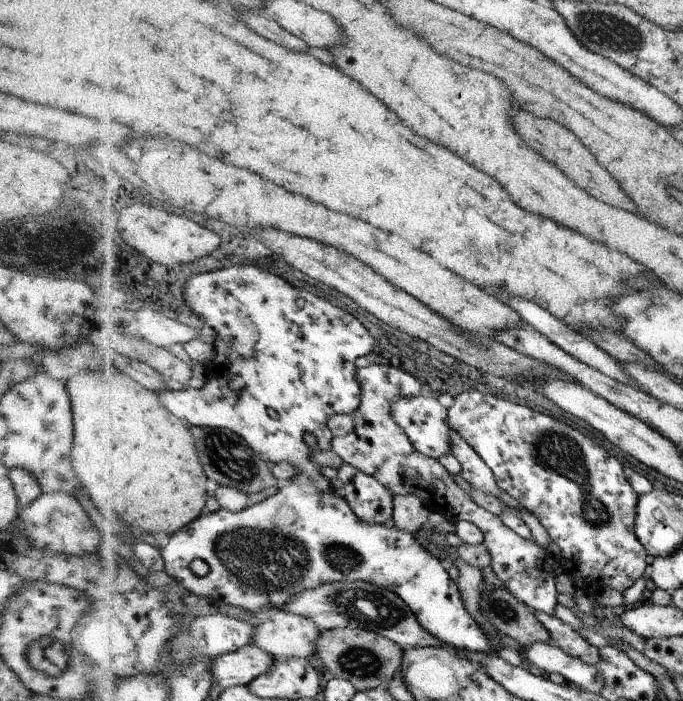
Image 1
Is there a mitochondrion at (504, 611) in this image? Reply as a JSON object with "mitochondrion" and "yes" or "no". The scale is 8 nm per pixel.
{"mitochondrion":"yes"}

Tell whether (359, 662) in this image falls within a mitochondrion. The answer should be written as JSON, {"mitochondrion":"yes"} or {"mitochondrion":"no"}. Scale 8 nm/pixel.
{"mitochondrion":"yes"}

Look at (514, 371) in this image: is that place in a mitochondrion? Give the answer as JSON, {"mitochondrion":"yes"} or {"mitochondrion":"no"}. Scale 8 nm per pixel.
{"mitochondrion":"no"}

